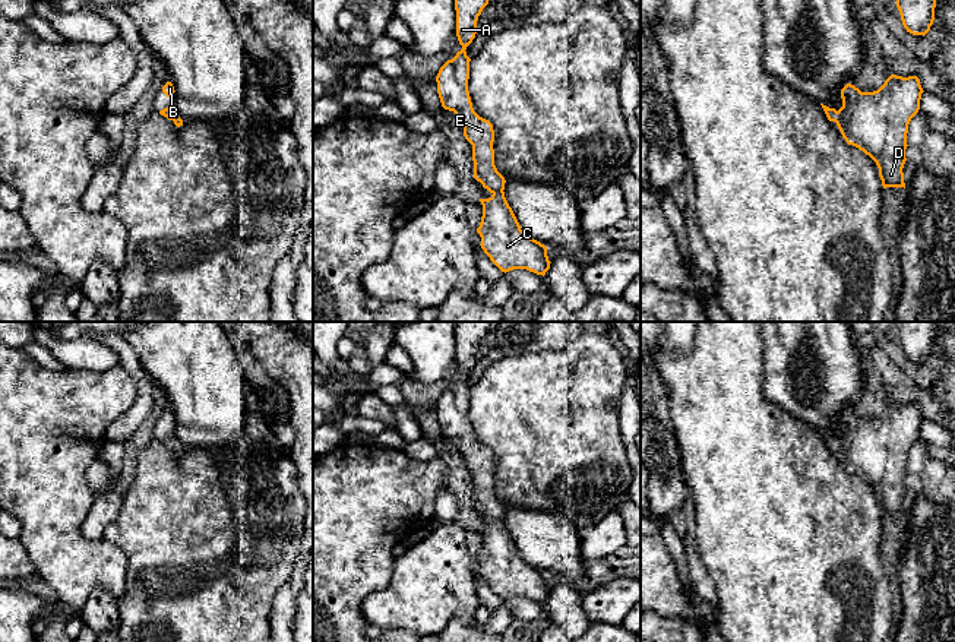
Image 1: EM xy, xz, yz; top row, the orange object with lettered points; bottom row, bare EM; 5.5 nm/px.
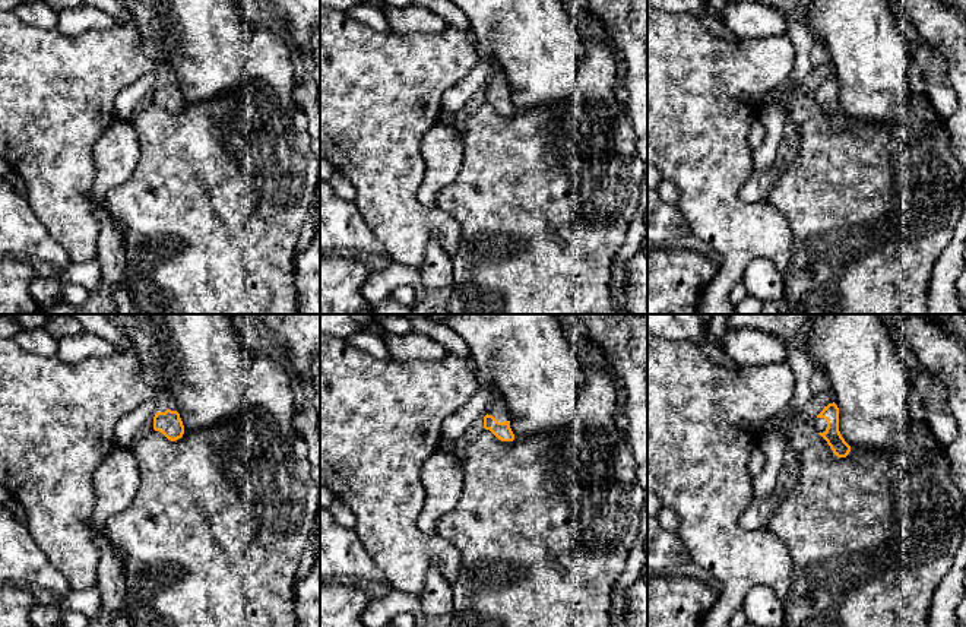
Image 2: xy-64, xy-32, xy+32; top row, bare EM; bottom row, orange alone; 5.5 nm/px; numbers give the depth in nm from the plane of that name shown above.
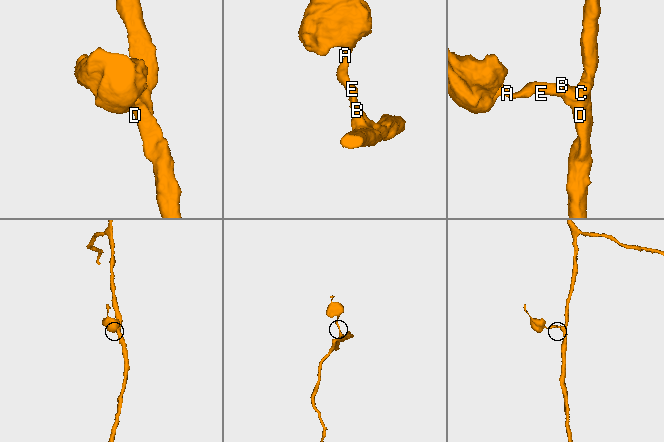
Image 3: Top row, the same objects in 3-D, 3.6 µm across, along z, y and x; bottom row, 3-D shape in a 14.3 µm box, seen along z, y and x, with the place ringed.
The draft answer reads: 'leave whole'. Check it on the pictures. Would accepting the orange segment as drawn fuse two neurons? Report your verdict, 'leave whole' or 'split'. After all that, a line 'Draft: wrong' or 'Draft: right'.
leave whole
Draft: right

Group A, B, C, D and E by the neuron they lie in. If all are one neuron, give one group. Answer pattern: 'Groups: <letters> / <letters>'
Groups: A B C D E

